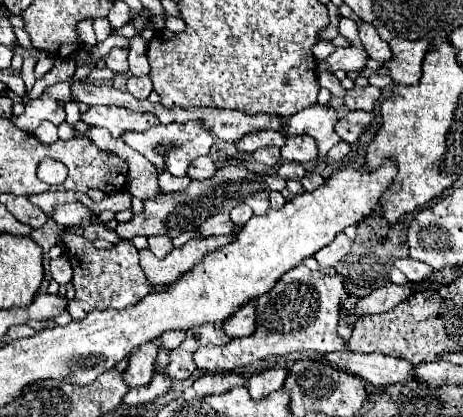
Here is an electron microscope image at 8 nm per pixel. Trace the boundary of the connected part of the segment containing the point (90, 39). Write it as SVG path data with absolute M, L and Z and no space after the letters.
M91 18L81 20L81 22L77 24L77 36L79 36L81 46L85 46L85 48L91 48L91 46L97 44L95 32L93 32L93 20L91 20Z

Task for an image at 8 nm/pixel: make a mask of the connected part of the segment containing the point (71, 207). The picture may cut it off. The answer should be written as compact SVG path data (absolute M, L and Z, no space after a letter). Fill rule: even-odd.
M73 202L73 204L59 206L55 210L55 214L53 214L53 220L57 224L65 226L65 228L69 228L69 226L81 226L81 224L93 222L93 212L83 202Z

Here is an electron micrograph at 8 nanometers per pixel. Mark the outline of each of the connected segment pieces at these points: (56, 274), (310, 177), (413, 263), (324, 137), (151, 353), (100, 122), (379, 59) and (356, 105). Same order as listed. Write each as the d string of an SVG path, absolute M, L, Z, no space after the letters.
M65 254L51 260L51 276L57 284L67 284L71 280L71 264L65 260Z
M307 172L307 174L305 174L305 178L301 180L301 184L303 184L303 188L305 188L307 192L311 192L311 190L319 188L323 182L325 182L325 180L323 180L319 174L315 174L315 172Z
M403 258L403 260L397 260L395 266L409 278L409 280L423 280L423 278L429 278L433 274L431 266L419 262L419 260L413 260L413 258Z
M311 104L309 108L301 110L299 114L287 118L287 128L283 134L297 136L297 134L309 134L317 140L319 156L325 156L331 146L339 142L339 136L335 134L337 124L337 110L329 104Z
M152 342L139 346L139 352L131 356L129 368L125 370L125 382L129 388L147 386L153 378L153 362L157 358L158 348Z
M91 106L81 114L81 120L89 126L103 126L113 136L121 136L121 132L145 132L159 124L153 112L133 112L123 106Z
M359 20L357 26L359 26L359 38L361 38L361 44L363 44L367 56L369 56L371 60L375 60L379 66L387 64L387 62L393 58L393 52L391 52L391 48L389 48L389 44L383 42L383 40L379 38L377 30L375 30L371 24Z
M365 86L365 88L351 88L343 100L345 100L345 106L349 110L367 110L367 112L373 112L375 102L379 98L381 98L381 88Z

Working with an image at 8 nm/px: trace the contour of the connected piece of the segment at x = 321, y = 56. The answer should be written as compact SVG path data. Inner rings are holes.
M317 42L317 44L311 48L315 60L319 60L319 62L323 62L333 50L335 50L335 46L333 46L331 42Z

